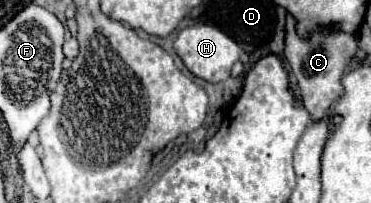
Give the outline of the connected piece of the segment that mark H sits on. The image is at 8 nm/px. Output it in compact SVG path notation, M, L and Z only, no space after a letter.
M209 23L185 27L173 41L173 49L193 75L197 75L199 79L205 79L209 83L219 83L219 81L229 79L231 67L239 59L239 53L241 53L239 45L229 35L225 35L221 29L217 29L215 25L209 25Z

